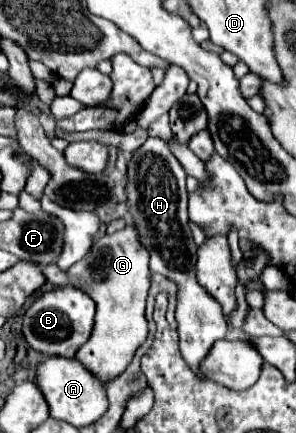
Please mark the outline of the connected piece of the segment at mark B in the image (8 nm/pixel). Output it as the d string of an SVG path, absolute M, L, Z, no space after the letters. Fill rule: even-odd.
M61 287L39 297L25 313L23 335L27 343L45 355L75 357L77 349L91 337L95 325L95 301L79 287Z

